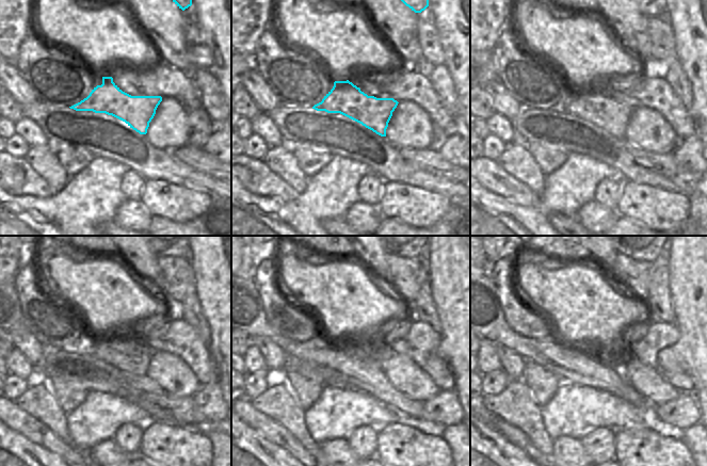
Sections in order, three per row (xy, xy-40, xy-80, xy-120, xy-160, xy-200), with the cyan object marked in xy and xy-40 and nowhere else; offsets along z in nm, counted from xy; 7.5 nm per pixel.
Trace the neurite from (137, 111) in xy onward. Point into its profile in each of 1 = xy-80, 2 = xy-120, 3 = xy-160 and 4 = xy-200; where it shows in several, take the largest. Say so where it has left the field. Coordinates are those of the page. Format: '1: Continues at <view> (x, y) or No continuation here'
1: Continues at xy-80 (588, 102)
2: Continues at xy-120 (118, 347)
3: Continues at xy-160 (368, 353)
4: Continues at xy-200 (606, 360)

